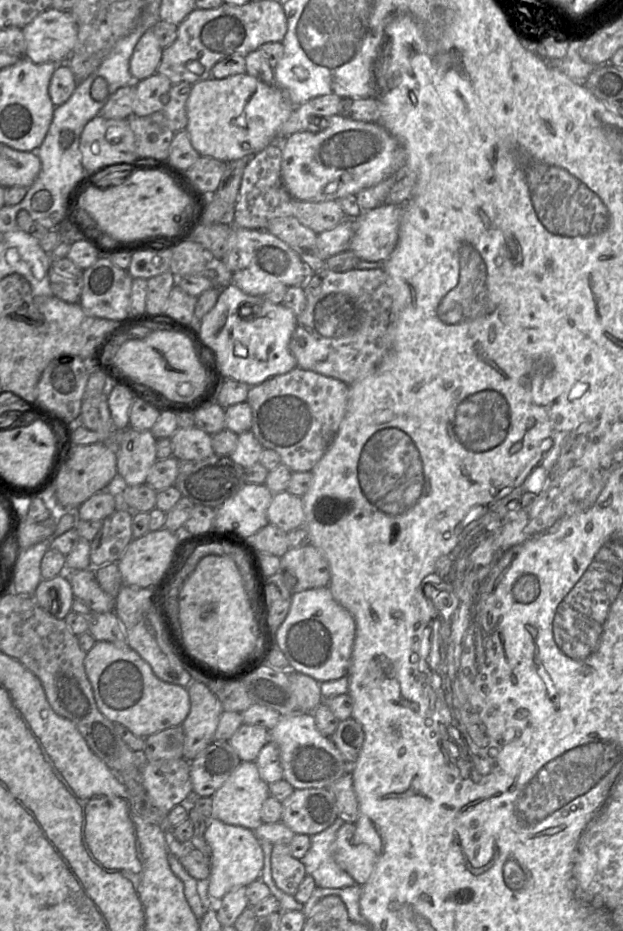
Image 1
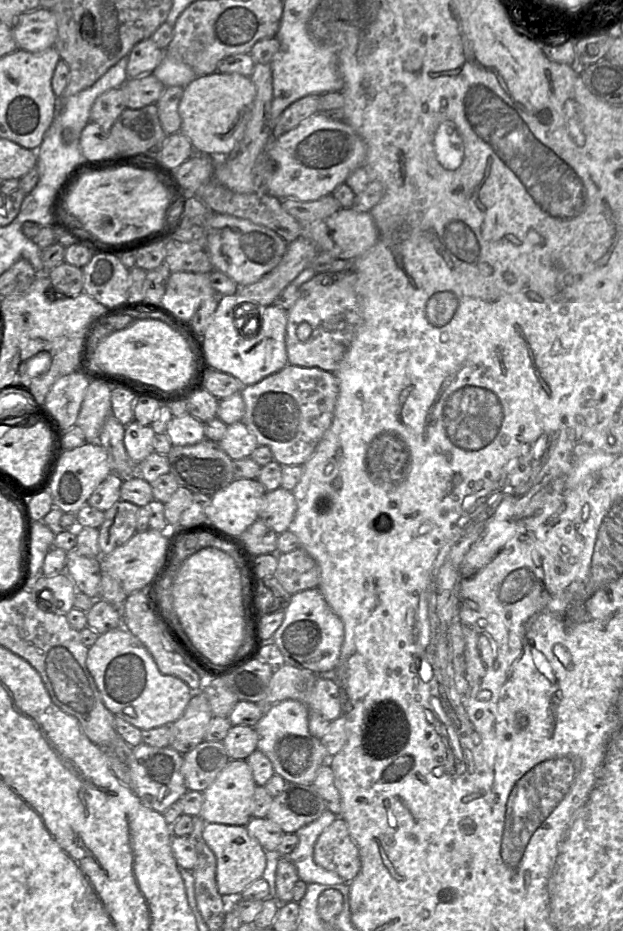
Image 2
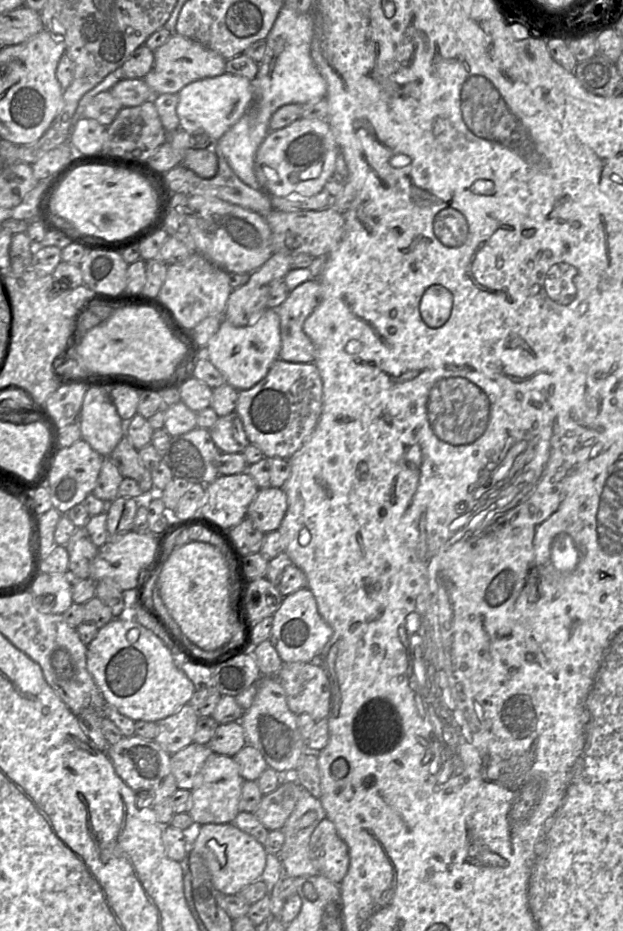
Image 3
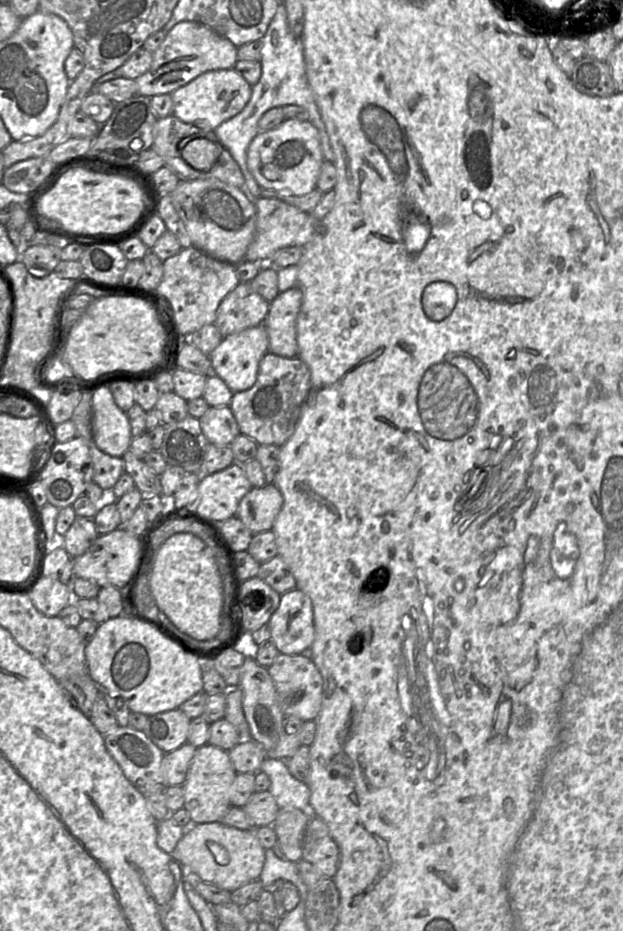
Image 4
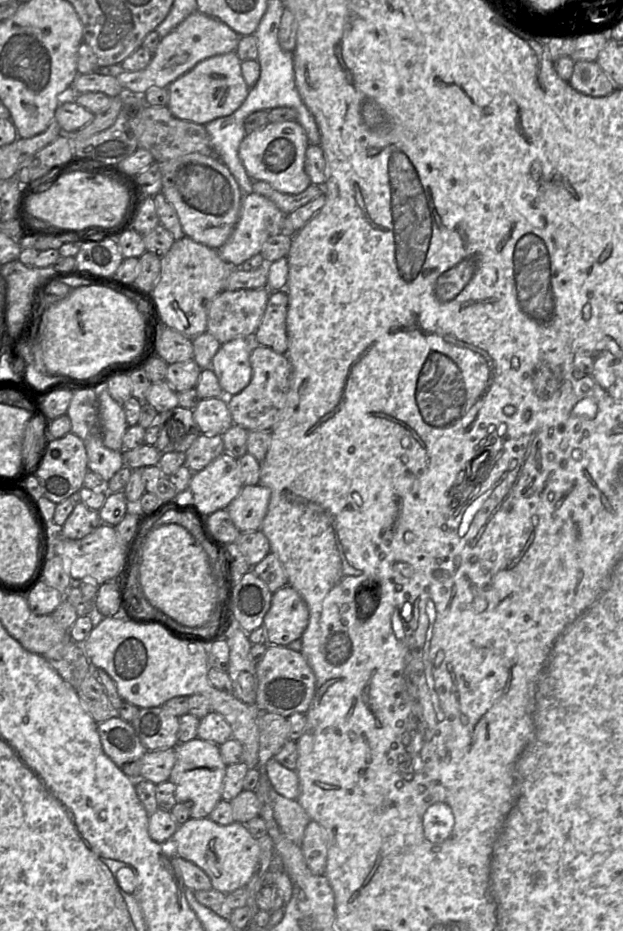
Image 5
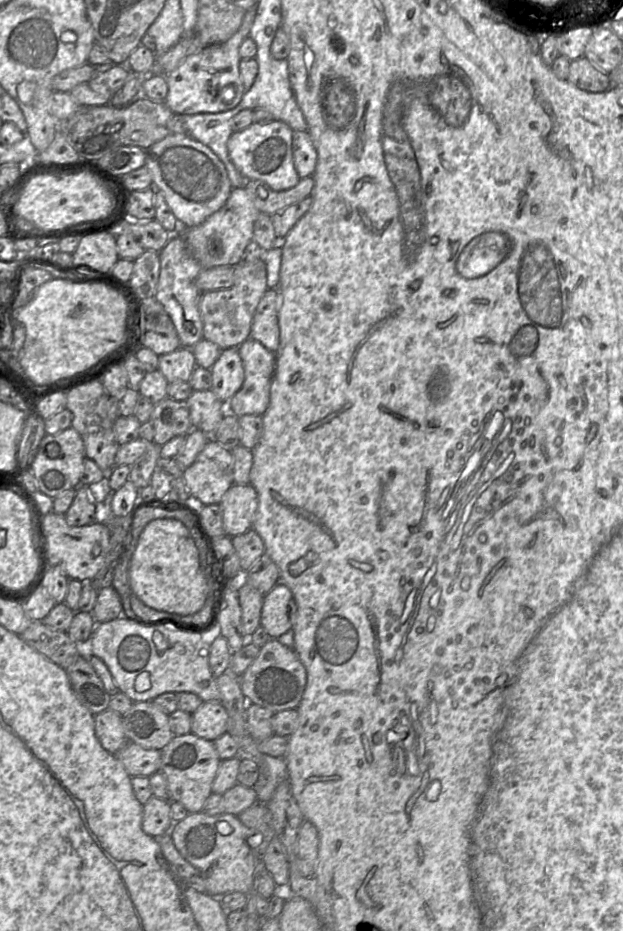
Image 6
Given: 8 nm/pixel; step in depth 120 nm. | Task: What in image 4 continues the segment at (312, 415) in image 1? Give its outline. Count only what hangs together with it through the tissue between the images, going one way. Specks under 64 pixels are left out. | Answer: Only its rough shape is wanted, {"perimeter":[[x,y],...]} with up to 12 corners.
{"perimeter":[[268,351],[229,404],[240,433],[282,446],[310,387],[299,357]]}

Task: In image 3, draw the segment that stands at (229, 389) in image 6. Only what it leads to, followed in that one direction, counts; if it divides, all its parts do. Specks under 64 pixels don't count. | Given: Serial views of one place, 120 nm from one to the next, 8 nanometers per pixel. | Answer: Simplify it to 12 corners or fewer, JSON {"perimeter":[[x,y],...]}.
{"perimeter":[[265,309],[235,327],[222,318],[204,353],[226,383],[246,390],[281,349],[280,319]]}

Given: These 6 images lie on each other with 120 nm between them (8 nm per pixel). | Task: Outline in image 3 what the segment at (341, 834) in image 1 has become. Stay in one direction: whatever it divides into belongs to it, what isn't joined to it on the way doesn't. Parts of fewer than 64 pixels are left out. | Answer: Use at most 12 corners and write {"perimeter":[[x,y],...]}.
{"perimeter":[[328,818],[312,832],[308,856],[320,875],[340,884],[348,846]]}

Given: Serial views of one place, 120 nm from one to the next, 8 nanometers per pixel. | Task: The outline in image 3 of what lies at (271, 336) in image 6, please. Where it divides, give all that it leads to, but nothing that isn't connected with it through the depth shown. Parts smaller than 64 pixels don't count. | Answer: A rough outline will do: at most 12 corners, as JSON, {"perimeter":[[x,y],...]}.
{"perimeter":[[317,278],[275,310],[285,362],[314,363],[303,324],[321,299]]}

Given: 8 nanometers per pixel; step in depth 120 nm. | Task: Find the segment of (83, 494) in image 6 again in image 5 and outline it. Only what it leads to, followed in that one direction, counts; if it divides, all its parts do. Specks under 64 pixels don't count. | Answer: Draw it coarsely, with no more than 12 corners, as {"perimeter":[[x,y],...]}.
{"perimeter":[[78,501],[54,531],[77,540],[101,524],[98,511]]}

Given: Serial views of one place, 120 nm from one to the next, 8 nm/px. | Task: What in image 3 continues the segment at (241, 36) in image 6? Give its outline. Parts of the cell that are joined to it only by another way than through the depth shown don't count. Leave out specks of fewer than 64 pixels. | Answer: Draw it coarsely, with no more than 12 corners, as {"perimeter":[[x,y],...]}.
{"perimeter":[[230,73],[178,93],[179,128],[218,141],[247,112],[253,82]]}

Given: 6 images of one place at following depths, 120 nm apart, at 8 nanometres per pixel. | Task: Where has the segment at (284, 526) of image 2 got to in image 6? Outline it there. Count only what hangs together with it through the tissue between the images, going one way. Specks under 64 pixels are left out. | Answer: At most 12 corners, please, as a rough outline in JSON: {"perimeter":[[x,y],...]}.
{"perimeter":[[233,484],[218,503],[226,535],[252,528],[251,484]]}

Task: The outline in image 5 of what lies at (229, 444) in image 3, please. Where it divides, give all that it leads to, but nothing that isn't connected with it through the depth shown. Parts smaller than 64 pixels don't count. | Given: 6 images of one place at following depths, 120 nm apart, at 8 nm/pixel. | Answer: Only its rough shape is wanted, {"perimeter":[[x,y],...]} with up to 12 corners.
{"perimeter":[[226,396],[200,399],[193,409],[201,433],[233,424]]}

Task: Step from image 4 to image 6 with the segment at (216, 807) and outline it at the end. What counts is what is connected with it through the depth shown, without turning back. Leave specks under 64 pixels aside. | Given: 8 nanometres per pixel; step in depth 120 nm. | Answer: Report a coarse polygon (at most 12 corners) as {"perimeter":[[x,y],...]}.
{"perimeter":[[174,736],[161,750],[169,800],[201,812],[220,761],[214,741]]}

